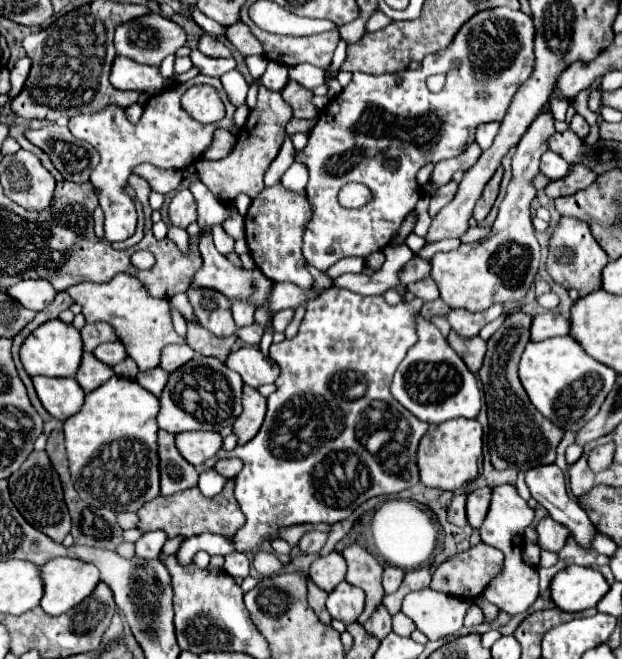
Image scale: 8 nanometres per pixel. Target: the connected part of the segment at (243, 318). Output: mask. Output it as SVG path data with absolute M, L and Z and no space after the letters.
M235 301L233 303L233 319L235 319L235 325L237 327L247 327L253 323L253 307L251 305L245 305L241 301Z

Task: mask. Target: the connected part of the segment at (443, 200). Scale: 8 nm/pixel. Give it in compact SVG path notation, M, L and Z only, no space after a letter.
M449 181L447 185L439 187L439 191L431 197L431 205L429 205L429 215L433 217L439 209L443 209L453 197L455 197L455 191L457 191L457 183L455 181Z

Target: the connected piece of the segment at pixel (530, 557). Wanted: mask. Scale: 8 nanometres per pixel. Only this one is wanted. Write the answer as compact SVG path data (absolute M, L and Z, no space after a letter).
M525 545L523 547L523 559L527 565L537 567L539 565L539 555L541 555L541 547L539 545Z

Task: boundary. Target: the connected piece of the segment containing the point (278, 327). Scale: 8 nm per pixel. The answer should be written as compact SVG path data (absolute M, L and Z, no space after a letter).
M281 309L279 313L275 313L275 317L273 317L273 327L275 327L275 331L285 331L285 327L287 327L287 323L293 319L293 315L295 315L293 309Z

